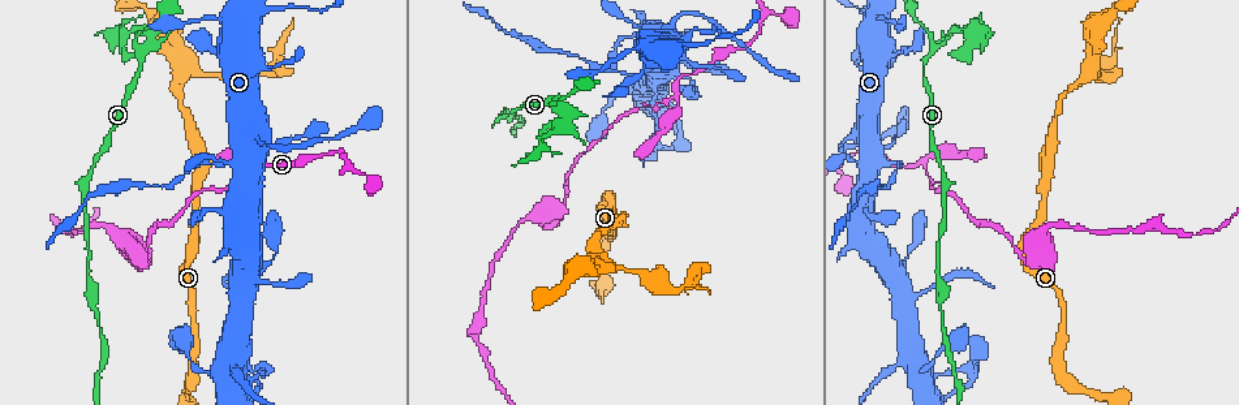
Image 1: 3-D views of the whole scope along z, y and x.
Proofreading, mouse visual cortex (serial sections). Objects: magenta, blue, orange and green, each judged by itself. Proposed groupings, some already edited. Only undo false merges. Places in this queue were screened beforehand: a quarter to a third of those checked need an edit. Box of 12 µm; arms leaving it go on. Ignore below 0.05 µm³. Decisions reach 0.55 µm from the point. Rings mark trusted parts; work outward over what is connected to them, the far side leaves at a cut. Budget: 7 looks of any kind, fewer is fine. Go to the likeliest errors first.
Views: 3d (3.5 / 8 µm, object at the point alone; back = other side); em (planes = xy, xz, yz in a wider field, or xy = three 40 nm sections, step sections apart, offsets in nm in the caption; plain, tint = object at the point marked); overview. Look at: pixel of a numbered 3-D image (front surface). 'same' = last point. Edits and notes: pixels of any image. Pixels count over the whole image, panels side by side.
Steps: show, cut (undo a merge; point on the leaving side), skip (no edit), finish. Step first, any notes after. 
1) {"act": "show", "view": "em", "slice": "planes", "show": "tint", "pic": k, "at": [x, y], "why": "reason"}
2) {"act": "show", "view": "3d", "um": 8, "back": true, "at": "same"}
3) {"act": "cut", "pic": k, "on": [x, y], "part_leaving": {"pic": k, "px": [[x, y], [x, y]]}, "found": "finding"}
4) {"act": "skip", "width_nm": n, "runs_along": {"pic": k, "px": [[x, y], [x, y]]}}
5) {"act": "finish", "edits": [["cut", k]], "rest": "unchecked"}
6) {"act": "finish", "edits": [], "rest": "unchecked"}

{"act": "show", "view": "3d", "um": 3.5, "back": true, "pic": 1, "at": [137, 50]}

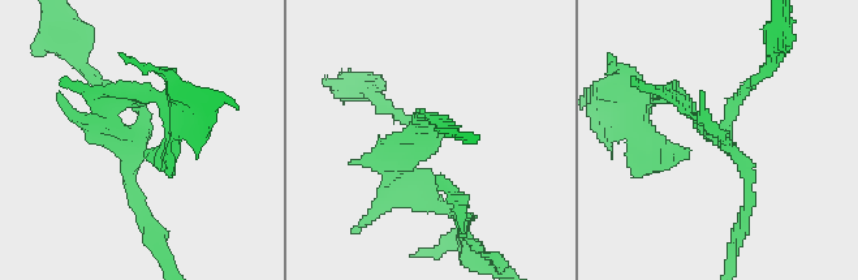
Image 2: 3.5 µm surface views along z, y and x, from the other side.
{"act": "show", "view": "em", "slice": "xy", "step": 5, "show": "tint", "pic": 2, "at": [724, 141], "why": "shape alone is not enough"}

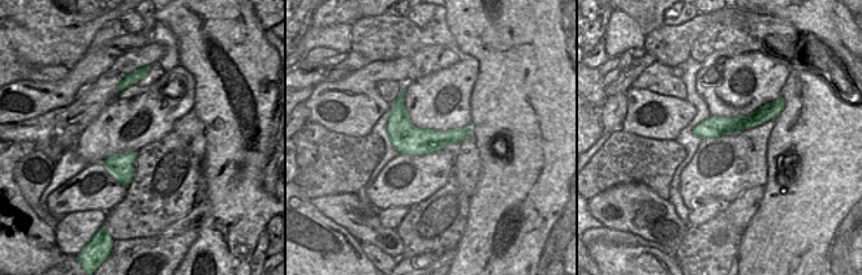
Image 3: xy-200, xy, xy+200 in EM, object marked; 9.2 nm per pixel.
{"act": "show", "view": "em", "slice": "xy", "step": 3, "show": "tint", "at": "same"}

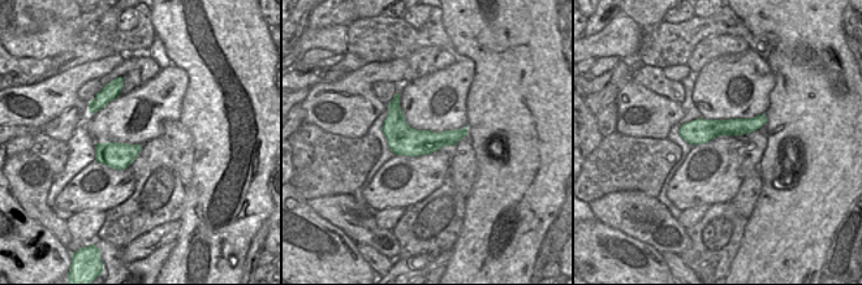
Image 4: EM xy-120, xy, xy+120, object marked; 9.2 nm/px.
{"act": "cut", "pic": 2, "on": [663, 99], "found": "a second cell is stuck on"}

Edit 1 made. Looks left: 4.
{"act": "show", "view": "overview"}

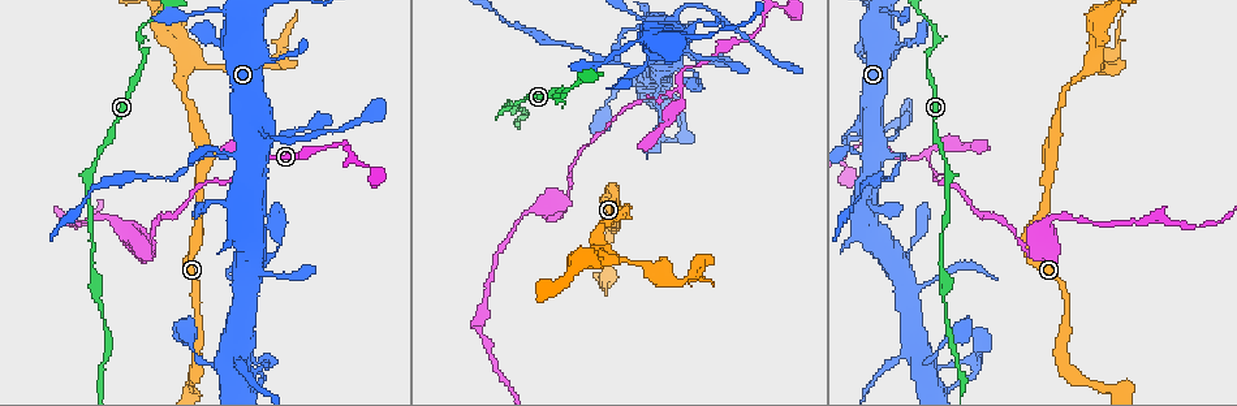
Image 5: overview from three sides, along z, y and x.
{"act": "show", "view": "em", "slice": "xy", "step": 3, "show": "tint", "pic": 5, "at": [679, 89], "why": "three-way junction"}

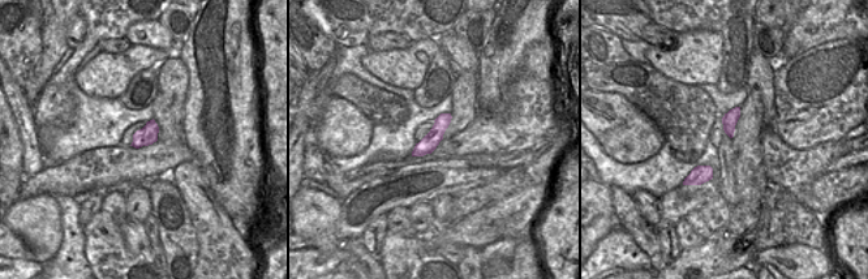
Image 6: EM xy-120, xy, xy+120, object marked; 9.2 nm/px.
{"act": "show", "view": "3d", "um": 3.5, "at": "same"}

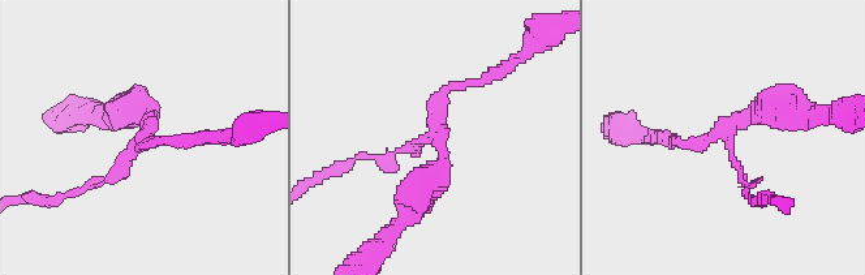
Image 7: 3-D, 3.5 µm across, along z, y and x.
{"act": "skip", "runs_along": {"pic": 7, "px": [[474, 82], [443, 93], [434, 138], [370, 159]]}, "found": "continuous, no second cell"}

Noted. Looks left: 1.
{"act": "finish", "edits": [["cut", 2]], "rest": "unchecked"}

